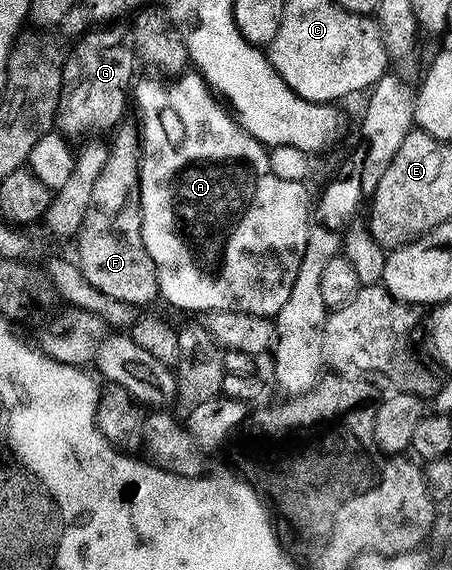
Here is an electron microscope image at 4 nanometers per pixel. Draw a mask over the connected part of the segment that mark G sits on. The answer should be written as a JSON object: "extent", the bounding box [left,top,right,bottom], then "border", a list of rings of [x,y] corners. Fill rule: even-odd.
{"extent":[56,22,136,136],"border":[[[114,22],[109,26],[98,26],[95,32],[90,32],[74,49],[69,49],[68,55],[62,61],[62,93],[58,103],[58,119],[56,128],[62,136],[86,136],[91,134],[109,133],[117,129],[123,123],[122,114],[128,110],[128,93],[135,79],[134,64],[136,65],[136,53],[134,51],[134,37],[131,29],[126,28],[122,22]]]}

